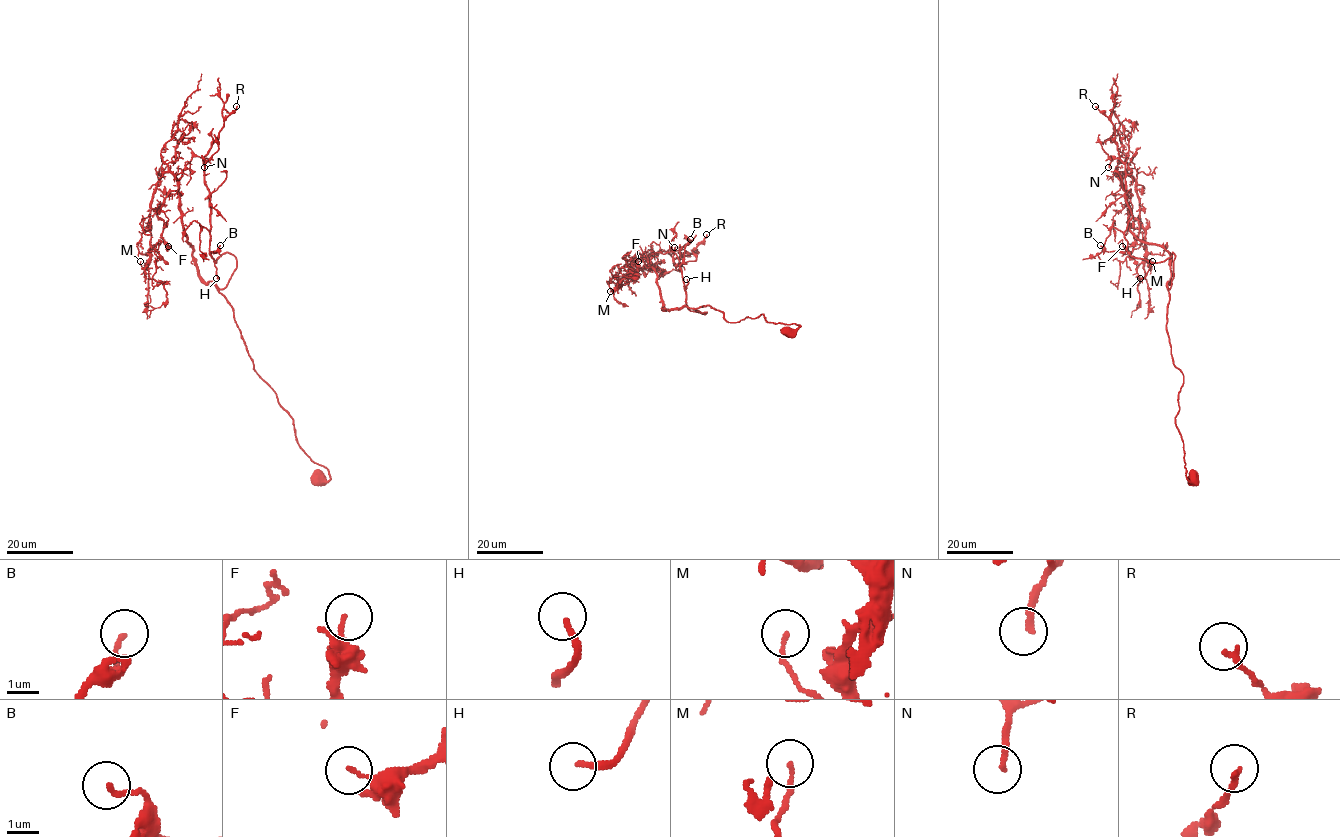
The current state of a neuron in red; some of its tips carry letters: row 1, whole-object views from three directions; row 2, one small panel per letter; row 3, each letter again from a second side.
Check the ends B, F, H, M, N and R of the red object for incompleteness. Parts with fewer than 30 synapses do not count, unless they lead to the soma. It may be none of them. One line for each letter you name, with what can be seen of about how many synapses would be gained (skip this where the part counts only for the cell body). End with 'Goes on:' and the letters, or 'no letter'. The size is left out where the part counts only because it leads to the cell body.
H: 60 syn
Goes on: H

